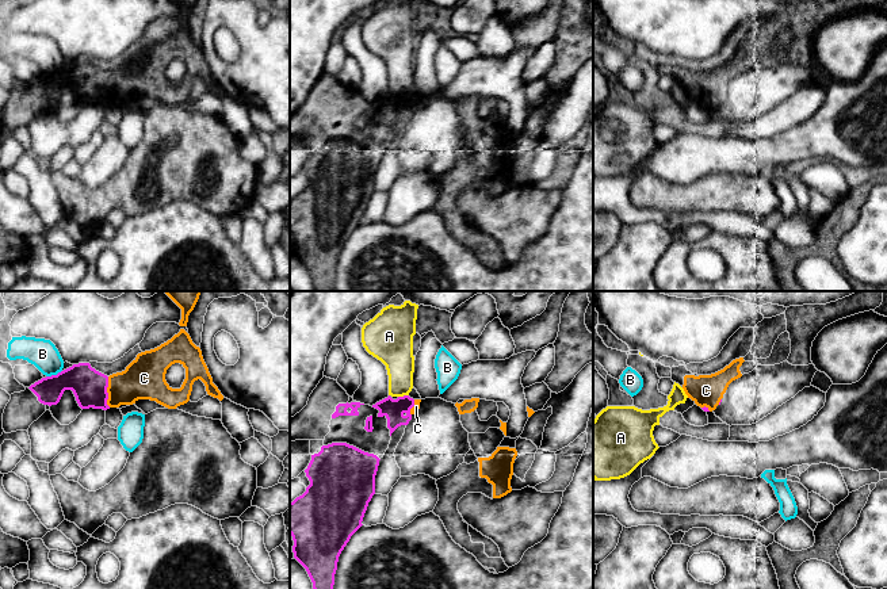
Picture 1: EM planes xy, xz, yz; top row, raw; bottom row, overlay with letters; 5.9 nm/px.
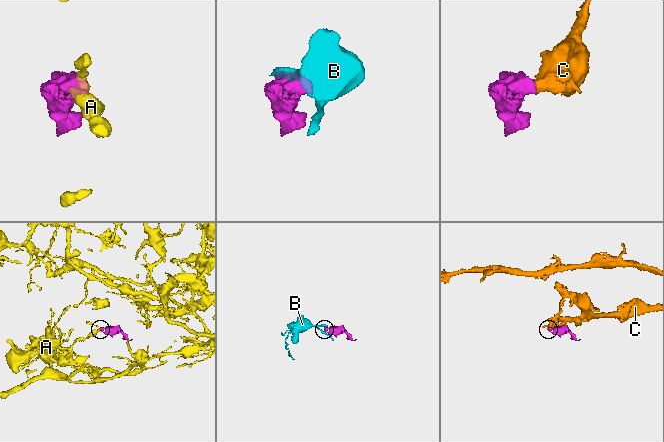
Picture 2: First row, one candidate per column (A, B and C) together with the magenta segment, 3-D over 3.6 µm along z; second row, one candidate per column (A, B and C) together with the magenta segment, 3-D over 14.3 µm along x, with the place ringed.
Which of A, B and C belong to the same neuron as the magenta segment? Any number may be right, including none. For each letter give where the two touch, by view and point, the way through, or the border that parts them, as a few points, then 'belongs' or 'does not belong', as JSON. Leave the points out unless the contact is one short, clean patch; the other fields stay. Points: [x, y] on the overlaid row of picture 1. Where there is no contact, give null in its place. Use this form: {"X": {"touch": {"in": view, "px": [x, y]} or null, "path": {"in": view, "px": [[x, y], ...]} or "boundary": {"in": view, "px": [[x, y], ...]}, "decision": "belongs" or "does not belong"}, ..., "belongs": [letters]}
{"A": {"touch": {"in": "xz", "px": [404, 396]}, "boundary": {"in": "xz", "px": [[408, 394], [398, 397]]}, "decision": "does not belong"}, "B": {"touch": {"in": "xy", "px": [53, 375]}, "boundary": {"in": "xy", "px": [[61, 370], [46, 377]]}, "decision": "does not belong"}, "C": {"touch": {"in": "xy", "px": [106, 391]}, "path": {"in": "xy", "px": [[90, 386], [95, 390], [106, 391], [126, 387], [144, 378]]}, "decision": "belongs"}, "belongs": ["C"]}

